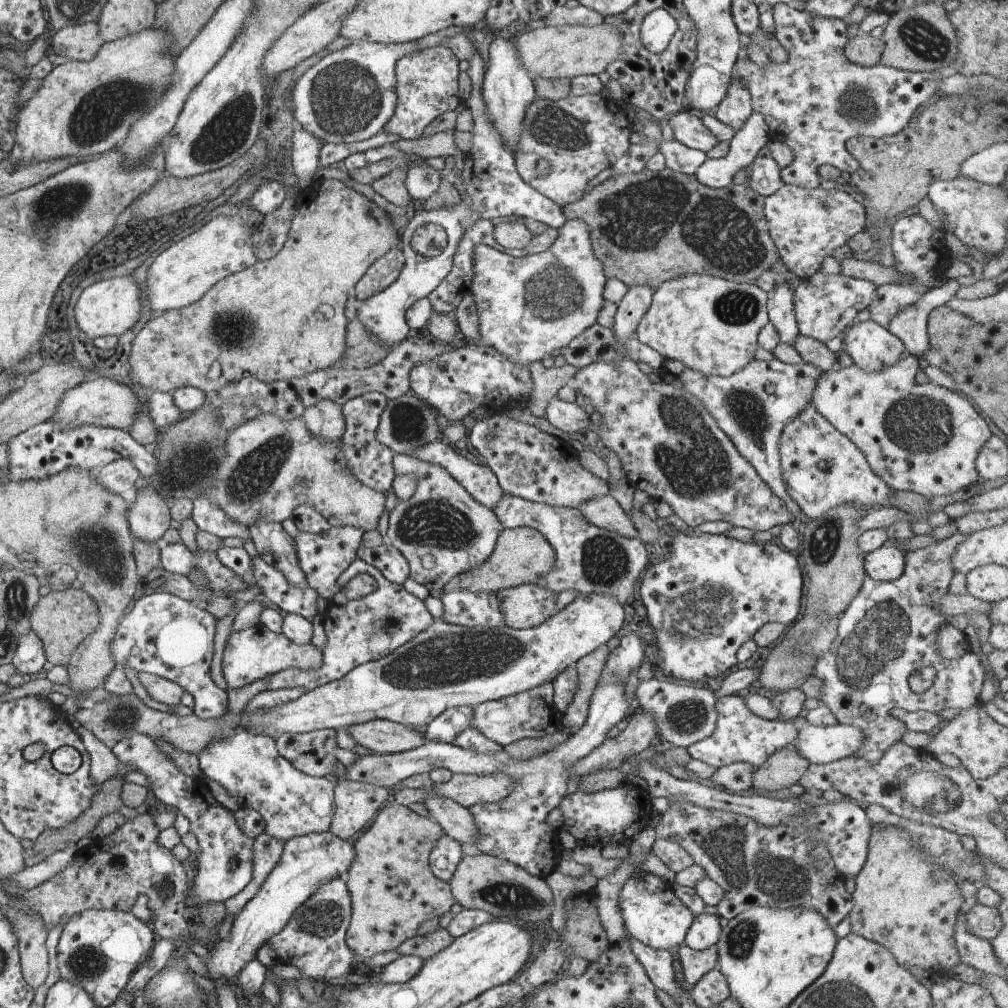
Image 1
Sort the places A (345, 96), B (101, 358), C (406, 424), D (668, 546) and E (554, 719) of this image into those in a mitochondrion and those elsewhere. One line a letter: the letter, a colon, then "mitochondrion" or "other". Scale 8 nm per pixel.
A: mitochondrion
B: other
C: mitochondrion
D: other
E: other

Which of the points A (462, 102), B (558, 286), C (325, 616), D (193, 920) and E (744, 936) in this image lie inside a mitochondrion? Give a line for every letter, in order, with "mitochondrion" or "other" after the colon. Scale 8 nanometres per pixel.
A: other
B: mitochondrion
C: other
D: other
E: mitochondrion

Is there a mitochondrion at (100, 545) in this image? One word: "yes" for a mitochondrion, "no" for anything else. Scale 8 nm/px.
yes

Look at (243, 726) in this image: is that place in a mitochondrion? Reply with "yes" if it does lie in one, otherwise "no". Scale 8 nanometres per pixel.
no

